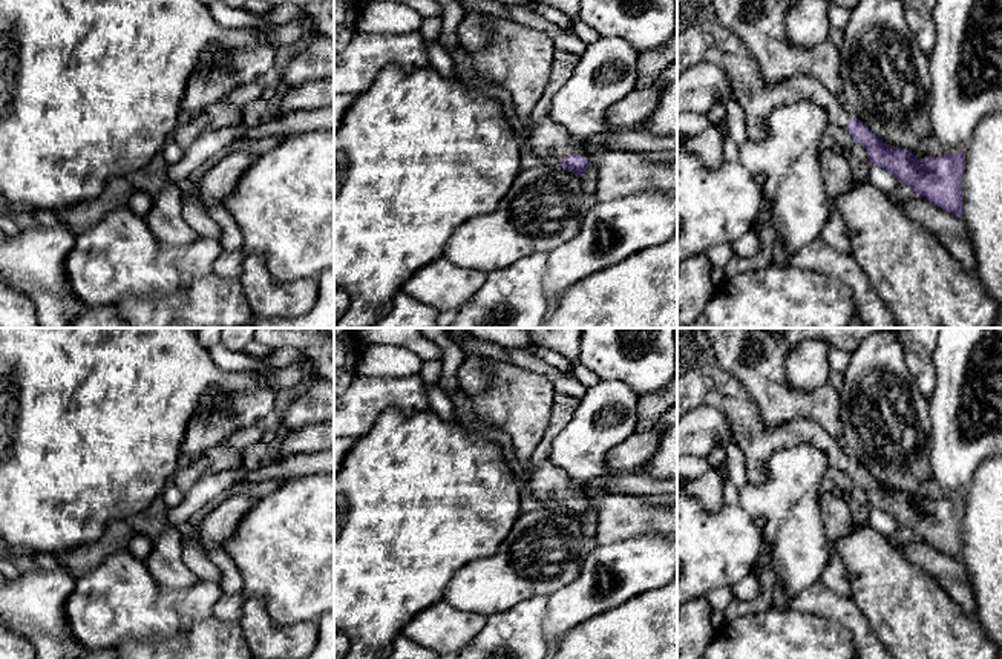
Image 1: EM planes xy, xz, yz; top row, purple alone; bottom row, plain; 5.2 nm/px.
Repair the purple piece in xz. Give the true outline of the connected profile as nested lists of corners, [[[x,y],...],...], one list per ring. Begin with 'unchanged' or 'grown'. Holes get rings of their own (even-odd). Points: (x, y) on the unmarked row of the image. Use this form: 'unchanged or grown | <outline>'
grown | [[[555,394],[550,412],[550,425],[532,454],[532,469],[521,480],[526,489],[541,506],[558,504],[567,515],[579,520],[590,506],[584,500],[582,489],[570,483],[570,477],[552,461],[552,444],[558,434],[568,425],[579,406],[579,398],[565,394]]]

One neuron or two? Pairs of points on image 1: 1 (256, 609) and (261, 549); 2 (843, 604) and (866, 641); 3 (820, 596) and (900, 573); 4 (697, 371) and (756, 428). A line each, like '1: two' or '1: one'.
1: two
2: one
3: two
4: one

